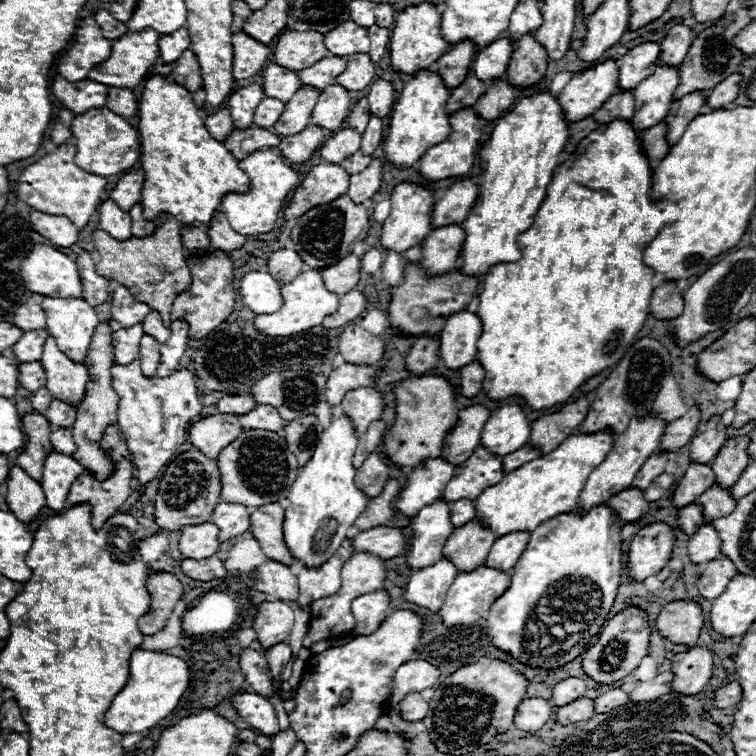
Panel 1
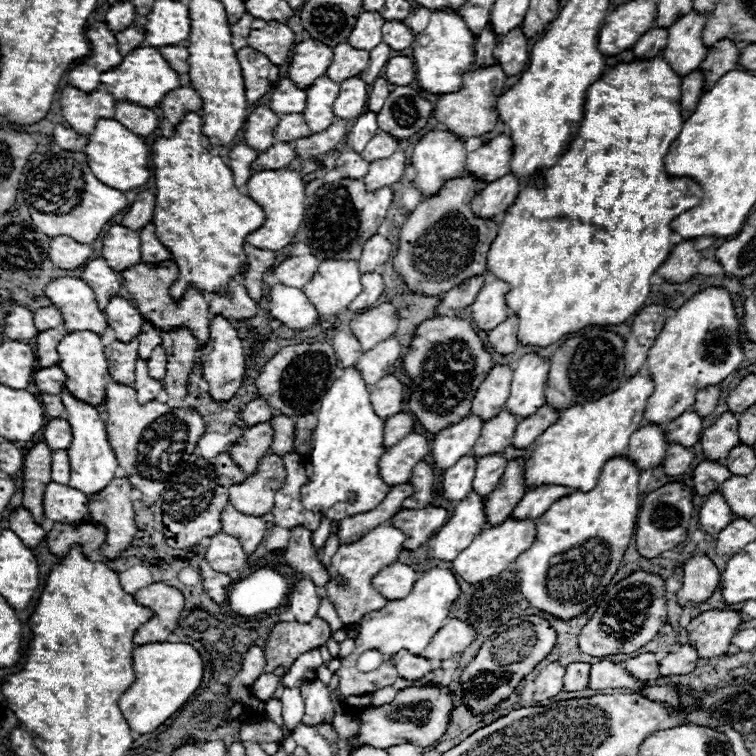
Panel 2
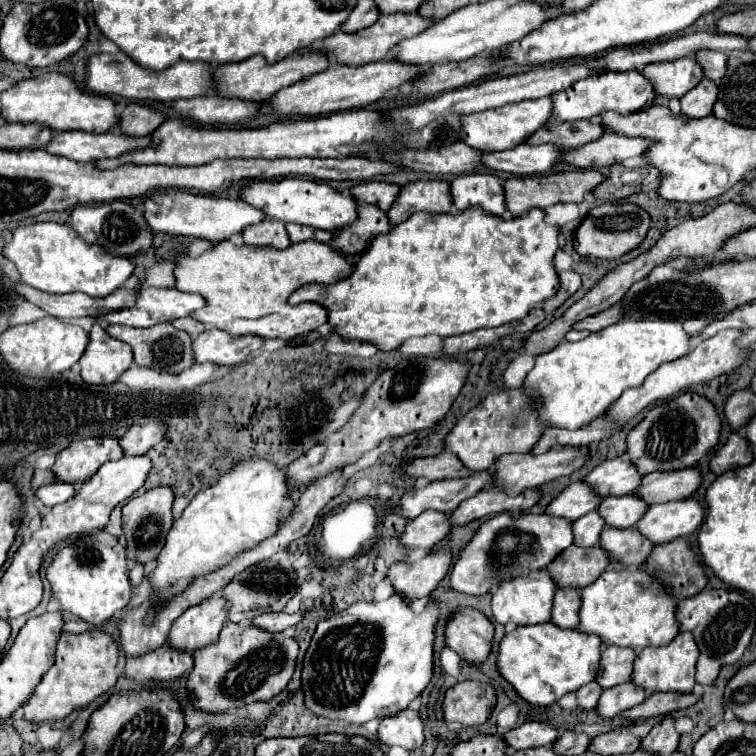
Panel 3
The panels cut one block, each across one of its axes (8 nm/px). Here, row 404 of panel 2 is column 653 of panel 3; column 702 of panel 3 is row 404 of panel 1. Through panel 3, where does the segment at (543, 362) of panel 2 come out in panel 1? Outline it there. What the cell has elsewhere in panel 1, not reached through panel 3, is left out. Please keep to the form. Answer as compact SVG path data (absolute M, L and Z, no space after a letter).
M506 404L500 410L492 412L484 430L482 430L482 446L488 448L494 456L508 456L508 452L516 452L530 438L530 424L522 406Z

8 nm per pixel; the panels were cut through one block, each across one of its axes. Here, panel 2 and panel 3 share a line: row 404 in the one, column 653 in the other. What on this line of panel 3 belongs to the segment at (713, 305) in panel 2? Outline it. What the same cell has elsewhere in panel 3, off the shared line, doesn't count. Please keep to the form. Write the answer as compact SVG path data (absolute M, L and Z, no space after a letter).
M680 632L670 644L666 646L650 646L638 652L634 662L632 682L640 684L652 692L692 692L694 688L694 666L698 660L698 646L694 642L692 632Z

